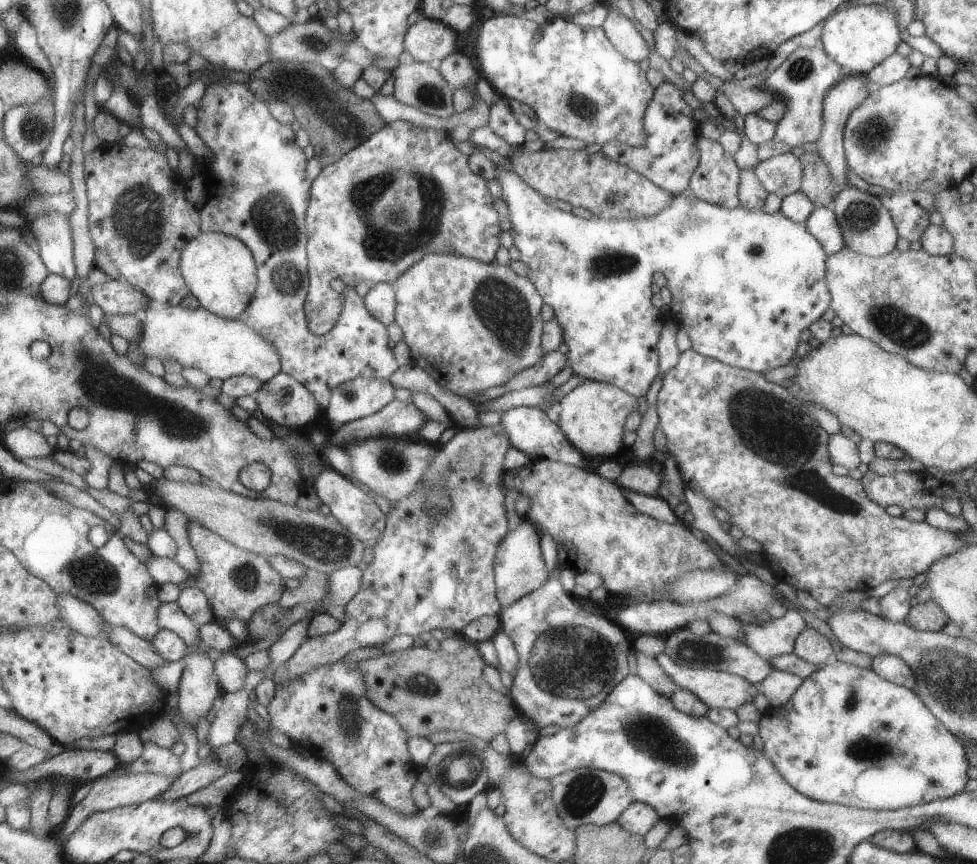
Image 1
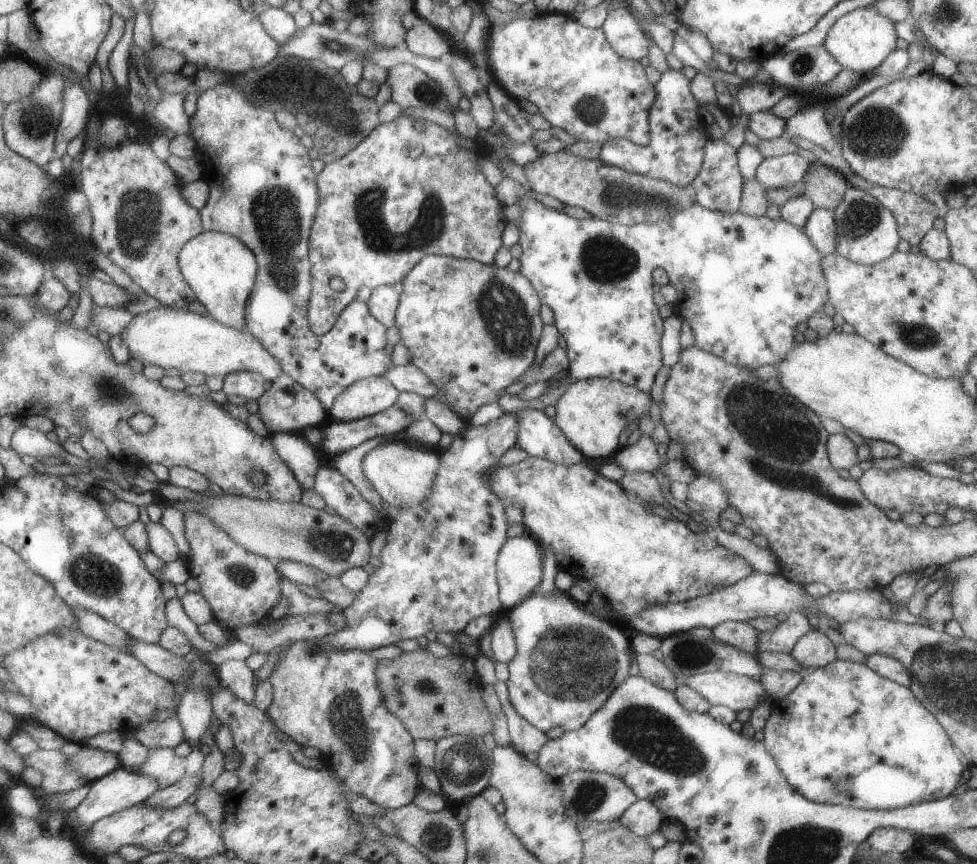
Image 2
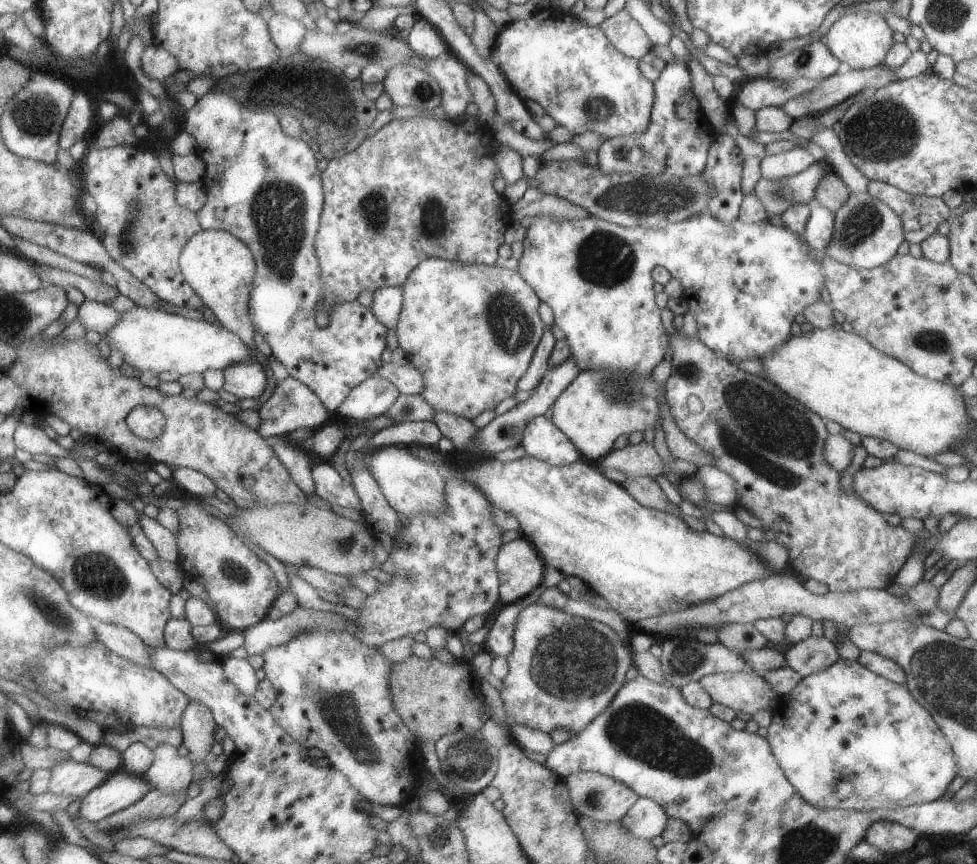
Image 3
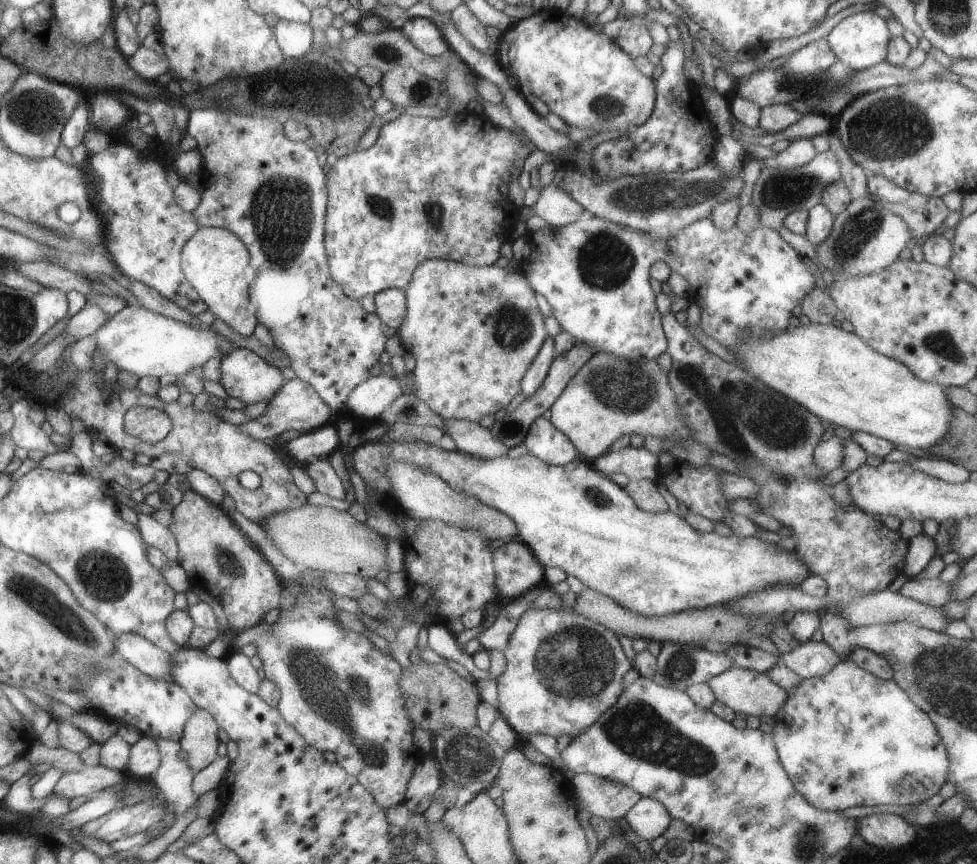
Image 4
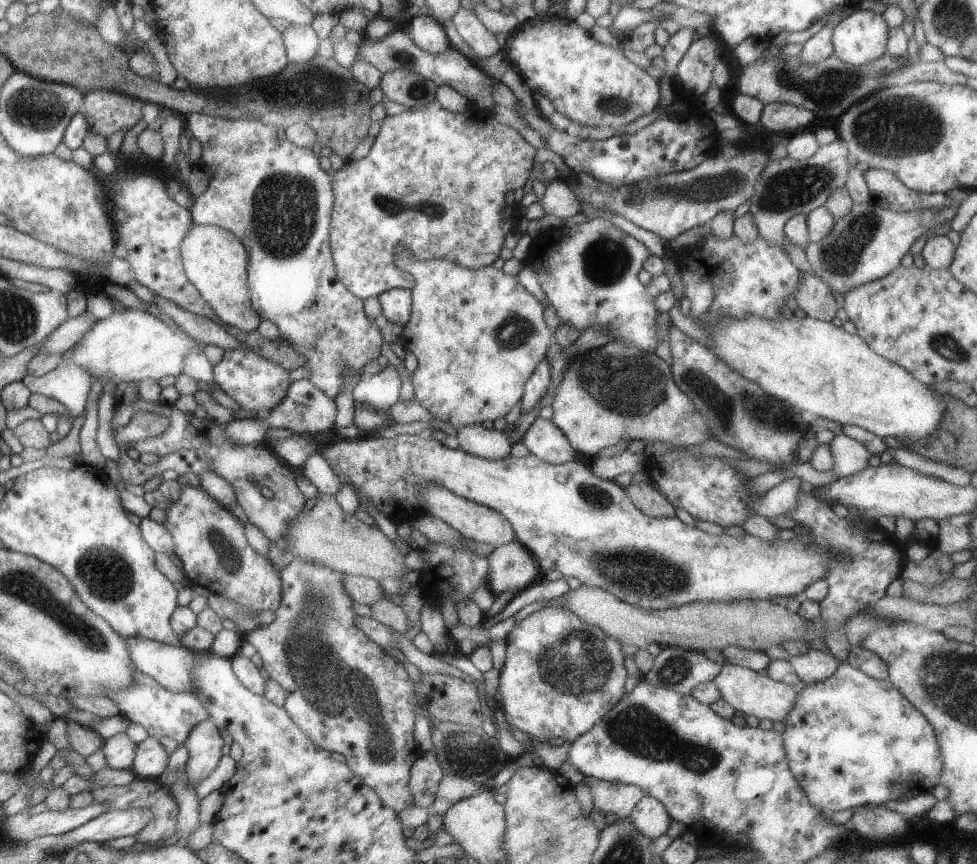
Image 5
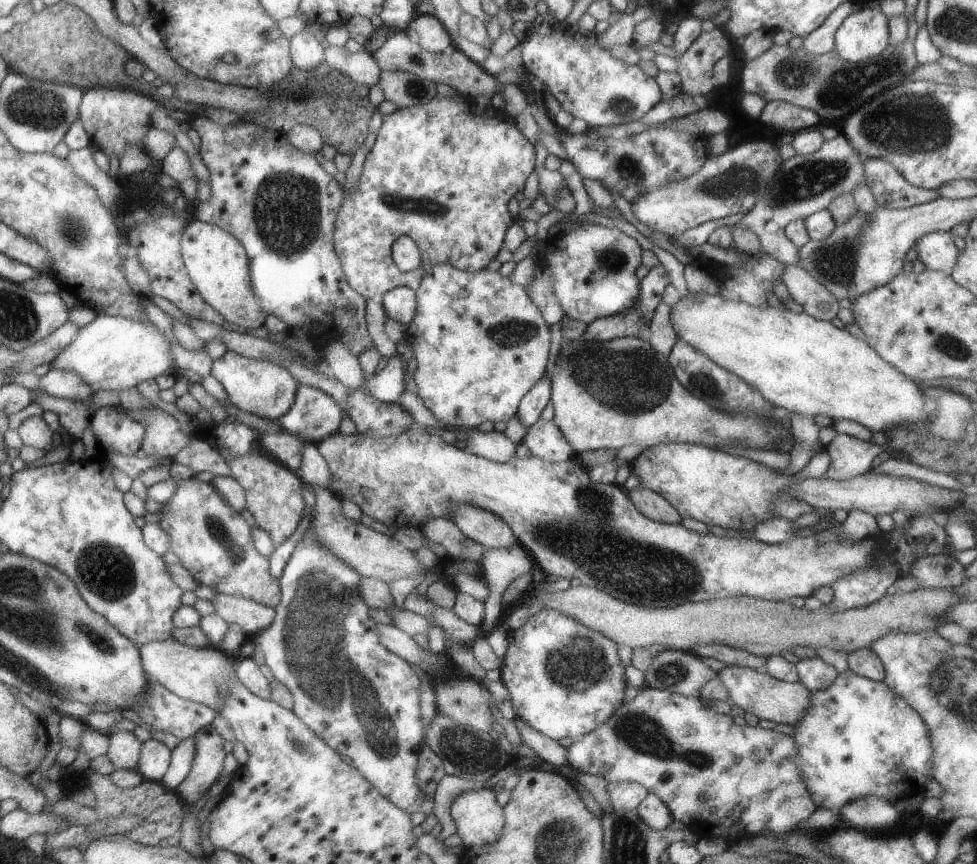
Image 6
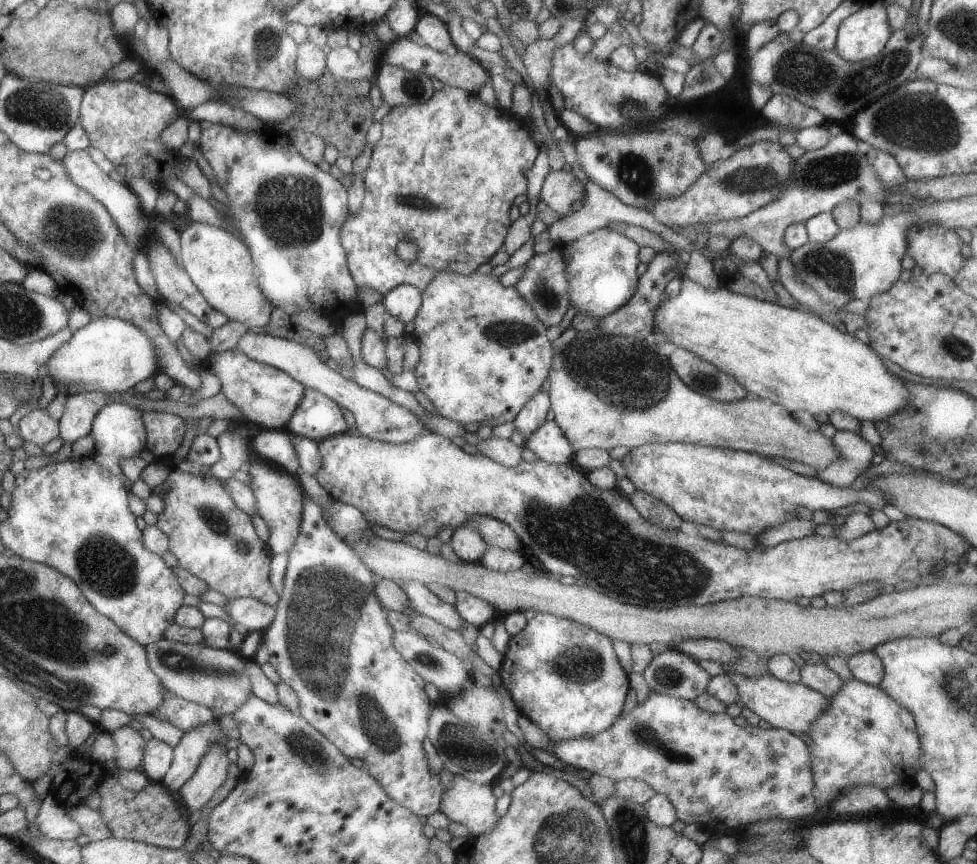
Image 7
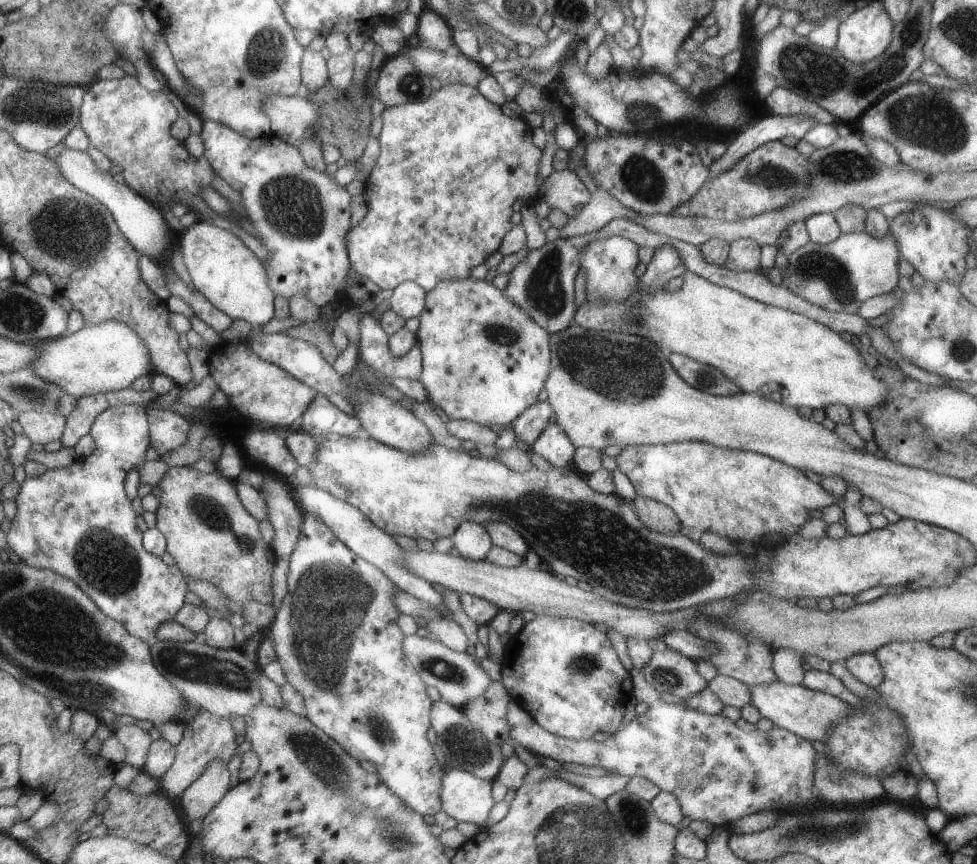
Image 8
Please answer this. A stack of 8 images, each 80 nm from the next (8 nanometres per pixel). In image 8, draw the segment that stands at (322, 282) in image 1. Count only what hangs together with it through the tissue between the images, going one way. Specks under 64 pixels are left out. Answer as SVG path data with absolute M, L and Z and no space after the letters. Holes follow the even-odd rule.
M462 83L443 85L439 90L434 89L422 102L385 107L381 116L383 129L377 138L381 148L380 154L366 181L367 213L358 226L351 227L348 236L347 253L351 268L378 284L382 290L394 290L401 282L414 281L425 291L431 291L439 282L467 279L471 276L474 266L484 264L490 255L499 250L504 236L512 230L512 204L516 200L522 200L526 204L534 203L542 196L541 186L545 179L538 174L542 150L532 141L533 128L524 119L514 119L504 114L501 106L488 101L477 87Z

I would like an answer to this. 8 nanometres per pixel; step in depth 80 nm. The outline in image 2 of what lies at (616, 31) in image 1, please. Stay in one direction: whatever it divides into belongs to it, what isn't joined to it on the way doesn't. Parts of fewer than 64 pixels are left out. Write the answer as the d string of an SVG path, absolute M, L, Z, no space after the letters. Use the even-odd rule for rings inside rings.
M630 7L610 11L602 28L608 42L621 57L639 61L648 56L650 40L631 12Z

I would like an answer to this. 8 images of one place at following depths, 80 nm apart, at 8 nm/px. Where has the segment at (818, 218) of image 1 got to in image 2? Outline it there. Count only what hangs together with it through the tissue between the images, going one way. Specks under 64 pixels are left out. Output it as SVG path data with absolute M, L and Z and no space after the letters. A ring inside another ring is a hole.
M815 208L803 231L822 255L834 255L837 247L837 226L834 211Z

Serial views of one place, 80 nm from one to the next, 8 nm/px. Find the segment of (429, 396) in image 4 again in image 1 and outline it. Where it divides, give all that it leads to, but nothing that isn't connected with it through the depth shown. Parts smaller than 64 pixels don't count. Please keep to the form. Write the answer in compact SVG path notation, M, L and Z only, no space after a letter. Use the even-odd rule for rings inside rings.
M425 254L422 260L419 260L414 266L411 266L402 276L396 280L395 284L396 308L395 321L403 330L403 341L409 346L412 363L419 366L423 371L434 378L443 389L452 394L470 399L474 392L482 392L493 386L505 385L511 377L528 367L534 366L545 353L541 349L541 338L543 335L544 320L541 310L545 302L532 284L532 281L526 275L518 275L512 271L510 266L502 266L497 262L485 262L471 259L470 257L461 257L458 255Z

